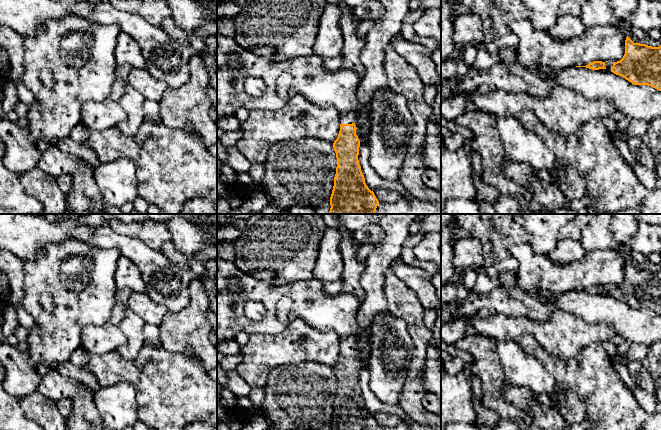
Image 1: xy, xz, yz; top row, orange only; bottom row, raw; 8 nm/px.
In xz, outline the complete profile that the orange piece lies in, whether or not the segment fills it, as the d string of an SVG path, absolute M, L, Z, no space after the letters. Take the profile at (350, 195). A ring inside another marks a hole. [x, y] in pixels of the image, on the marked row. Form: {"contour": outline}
{"contour": "M355 113L340 115L340 131L333 143L337 167L329 214L376 214L379 204L361 171L355 121Z"}

